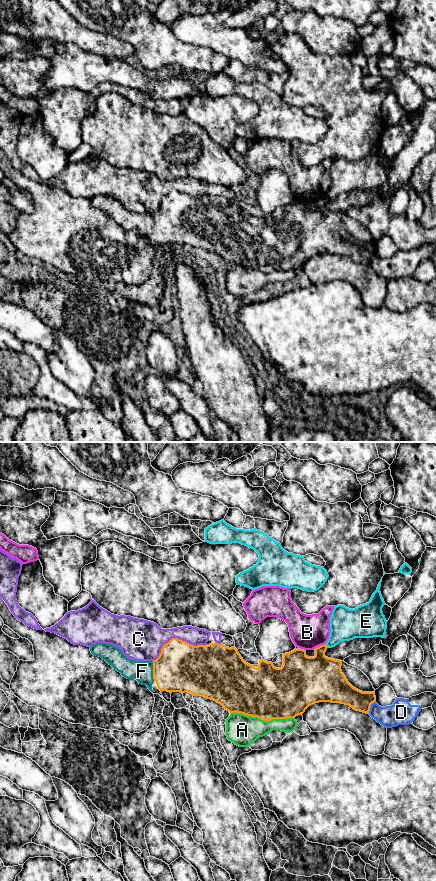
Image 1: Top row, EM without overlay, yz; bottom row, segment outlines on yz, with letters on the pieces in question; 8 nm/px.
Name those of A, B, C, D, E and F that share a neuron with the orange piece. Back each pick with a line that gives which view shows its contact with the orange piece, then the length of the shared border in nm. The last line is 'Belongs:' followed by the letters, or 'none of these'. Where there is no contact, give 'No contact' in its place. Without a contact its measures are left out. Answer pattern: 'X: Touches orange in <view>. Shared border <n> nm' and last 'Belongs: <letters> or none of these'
F: Touches orange in yz. Shared border 150 nm
Belongs: F

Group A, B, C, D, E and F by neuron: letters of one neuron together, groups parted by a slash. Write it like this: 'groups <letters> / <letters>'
groups A D / B / C / E / F

